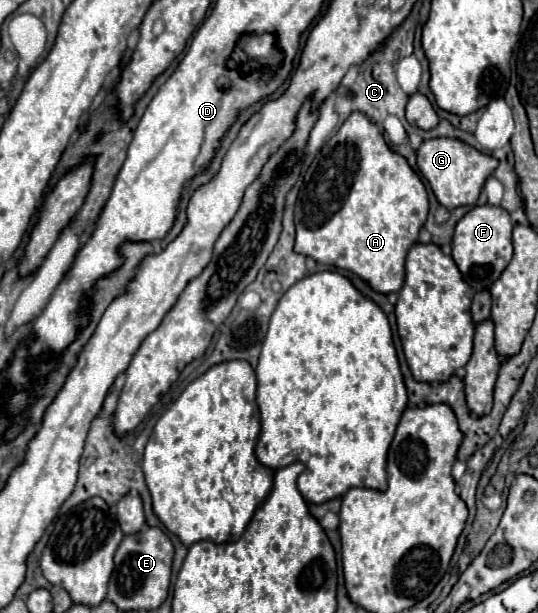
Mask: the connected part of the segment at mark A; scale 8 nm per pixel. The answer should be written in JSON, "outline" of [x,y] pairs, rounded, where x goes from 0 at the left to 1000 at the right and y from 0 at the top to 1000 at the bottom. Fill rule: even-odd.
{"outline":[[[658,181],[628,217],[599,240],[569,279],[558,308],[546,357],[550,400],[546,409],[584,419],[591,429],[610,429],[628,439],[647,439],[669,449],[703,478],[740,475],[751,465],[751,423],[758,406],[777,393],[777,377],[796,351],[796,312],[755,256],[729,246],[714,217],[677,184]]]}

